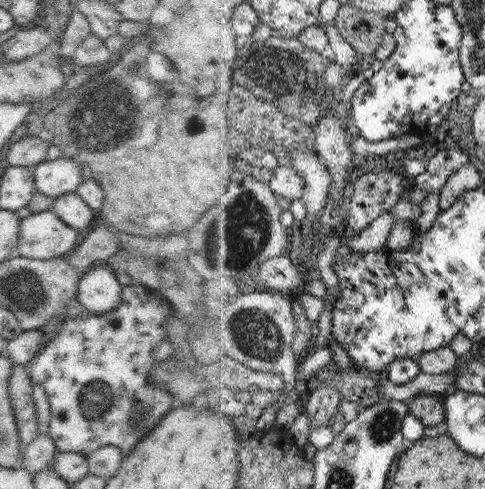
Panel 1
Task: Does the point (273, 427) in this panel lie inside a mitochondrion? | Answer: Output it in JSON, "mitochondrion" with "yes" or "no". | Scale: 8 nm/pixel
{"mitochondrion":"no"}

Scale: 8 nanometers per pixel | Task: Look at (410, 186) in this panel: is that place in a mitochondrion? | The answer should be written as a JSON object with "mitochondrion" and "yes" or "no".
{"mitochondrion":"no"}

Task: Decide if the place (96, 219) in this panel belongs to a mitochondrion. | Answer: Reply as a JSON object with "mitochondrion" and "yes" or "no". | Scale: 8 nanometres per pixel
{"mitochondrion":"no"}

